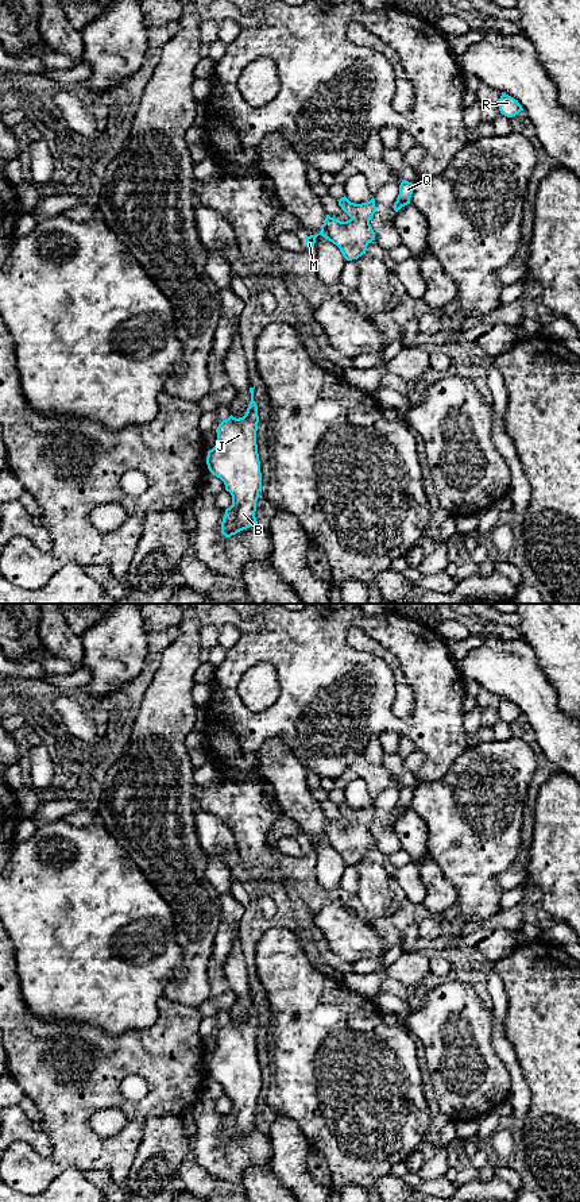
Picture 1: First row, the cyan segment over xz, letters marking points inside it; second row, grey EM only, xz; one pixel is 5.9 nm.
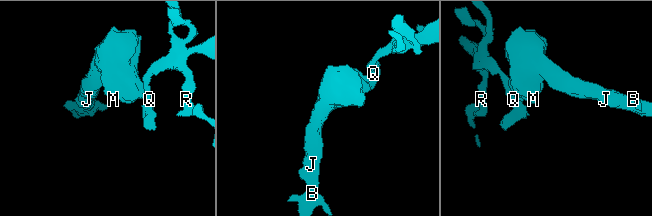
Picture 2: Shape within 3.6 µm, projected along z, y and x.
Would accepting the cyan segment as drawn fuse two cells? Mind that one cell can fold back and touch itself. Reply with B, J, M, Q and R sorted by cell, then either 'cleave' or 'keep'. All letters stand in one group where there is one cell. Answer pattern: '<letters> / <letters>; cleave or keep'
B J M / Q R; cleave

